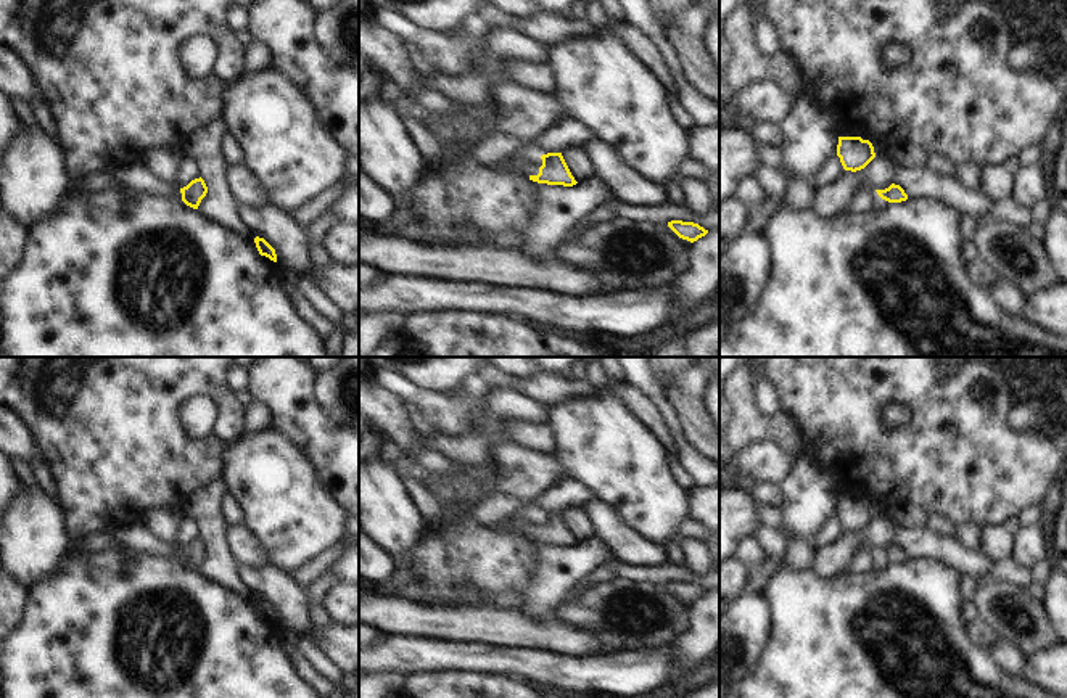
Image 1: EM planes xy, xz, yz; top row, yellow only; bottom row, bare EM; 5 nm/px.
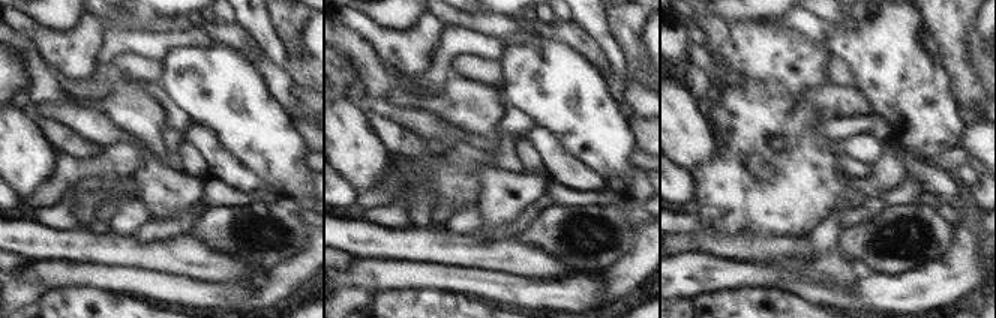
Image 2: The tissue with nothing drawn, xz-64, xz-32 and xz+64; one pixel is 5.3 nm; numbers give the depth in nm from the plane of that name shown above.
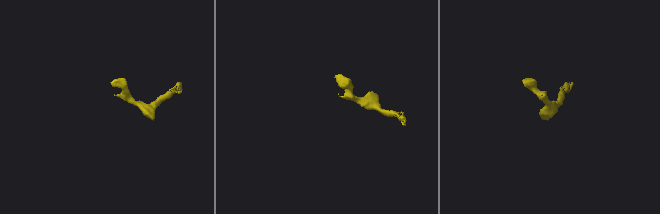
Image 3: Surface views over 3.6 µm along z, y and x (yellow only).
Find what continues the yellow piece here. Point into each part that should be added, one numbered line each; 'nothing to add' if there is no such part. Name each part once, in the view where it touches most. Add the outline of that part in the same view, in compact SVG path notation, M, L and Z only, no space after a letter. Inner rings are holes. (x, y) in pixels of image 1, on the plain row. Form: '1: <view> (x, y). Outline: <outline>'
1: xz (525, 525). Outline: M523 513L501 521L496 528L512 531L517 539L523 539L529 536L538 536L541 526L542 519L539 516L533 516L531 513Z

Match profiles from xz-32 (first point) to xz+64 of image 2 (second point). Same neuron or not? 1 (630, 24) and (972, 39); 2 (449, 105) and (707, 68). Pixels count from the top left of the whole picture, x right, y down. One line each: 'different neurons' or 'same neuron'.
1: same neuron
2: different neurons

